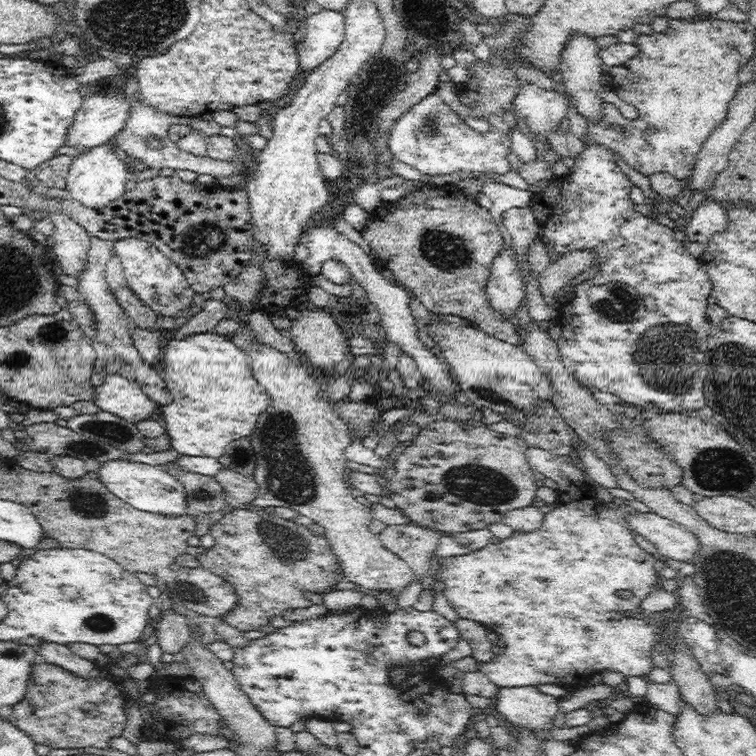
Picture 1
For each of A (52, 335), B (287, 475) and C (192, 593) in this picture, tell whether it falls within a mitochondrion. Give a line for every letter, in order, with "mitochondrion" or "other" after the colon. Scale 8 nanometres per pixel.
A: mitochondrion
B: mitochondrion
C: mitochondrion

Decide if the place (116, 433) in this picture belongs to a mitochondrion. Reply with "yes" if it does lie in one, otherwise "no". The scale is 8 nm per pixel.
yes

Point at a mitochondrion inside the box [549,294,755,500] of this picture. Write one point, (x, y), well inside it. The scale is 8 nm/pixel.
(711, 469)

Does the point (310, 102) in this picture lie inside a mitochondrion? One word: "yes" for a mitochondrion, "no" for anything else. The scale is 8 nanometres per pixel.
no

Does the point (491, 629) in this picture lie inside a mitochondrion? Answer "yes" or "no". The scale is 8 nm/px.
no

